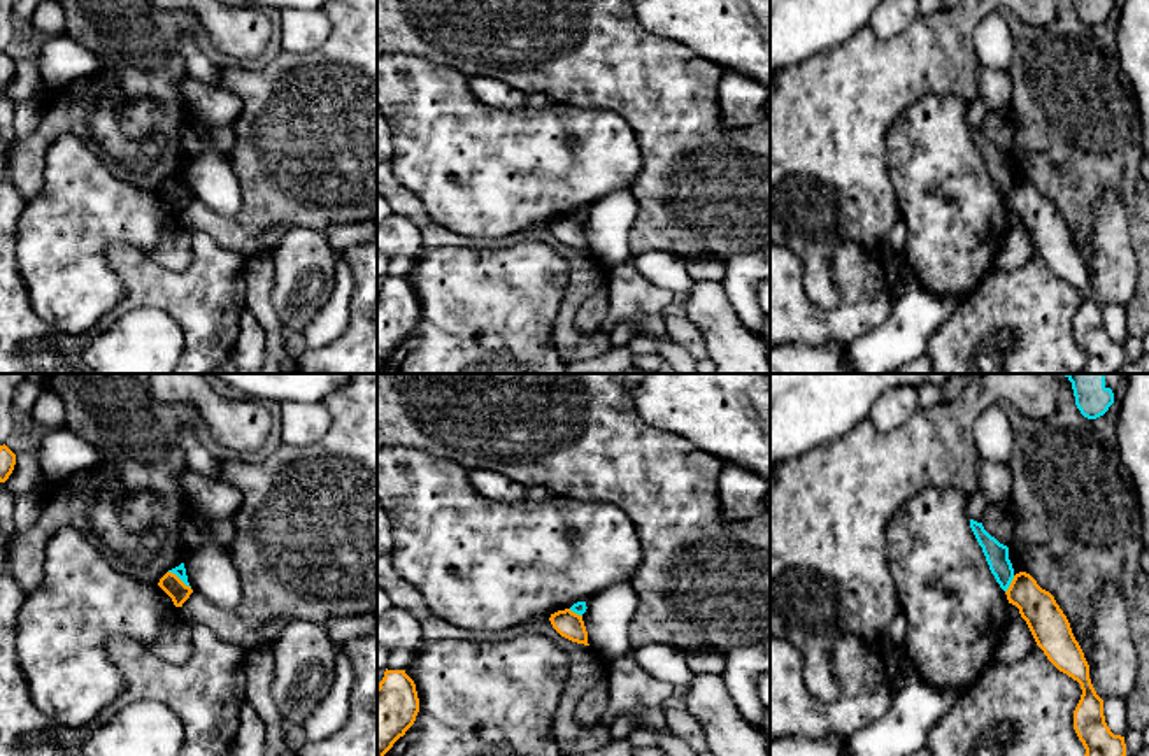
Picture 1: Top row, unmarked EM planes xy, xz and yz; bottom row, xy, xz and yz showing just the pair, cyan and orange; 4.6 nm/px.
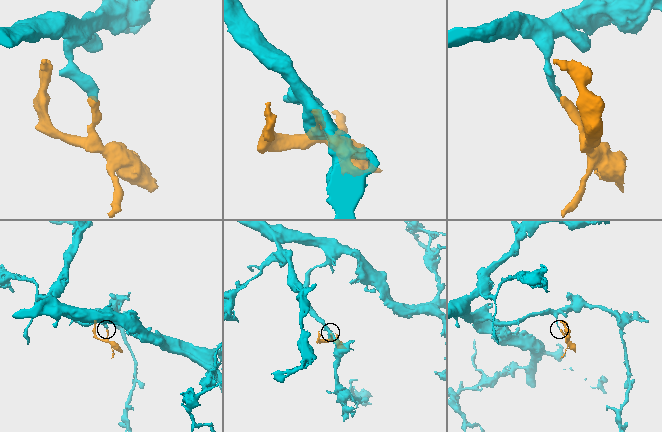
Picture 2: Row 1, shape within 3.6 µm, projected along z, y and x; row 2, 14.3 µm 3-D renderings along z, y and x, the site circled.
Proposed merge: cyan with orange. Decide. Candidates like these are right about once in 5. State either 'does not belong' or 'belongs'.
does not belong

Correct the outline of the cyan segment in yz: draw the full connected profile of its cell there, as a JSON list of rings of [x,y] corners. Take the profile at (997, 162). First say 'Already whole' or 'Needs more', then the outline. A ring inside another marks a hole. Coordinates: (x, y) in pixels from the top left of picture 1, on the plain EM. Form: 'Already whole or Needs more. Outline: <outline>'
Already whole. Outline: [[[970,126],[970,135],[982,154],[986,168],[989,172],[991,181],[995,182],[996,189],[1003,198],[1009,196],[1014,186],[1014,175],[1009,167],[1009,154],[1000,151],[995,144],[991,144],[982,130]]]

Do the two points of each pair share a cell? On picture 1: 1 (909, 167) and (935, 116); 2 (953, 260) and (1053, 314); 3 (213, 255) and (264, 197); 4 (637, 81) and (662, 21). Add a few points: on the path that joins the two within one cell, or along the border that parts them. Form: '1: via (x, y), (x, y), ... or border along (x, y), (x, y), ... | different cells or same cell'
1: via (921, 155), (928, 148), (935, 128) | same cell
2: border along (986, 278), (963, 302) | different cells
3: border along (192, 232), (206, 232), (223, 248), (244, 258) | different cells
4: border along (635, 18), (648, 30), (676, 39), (693, 53) | different cells

